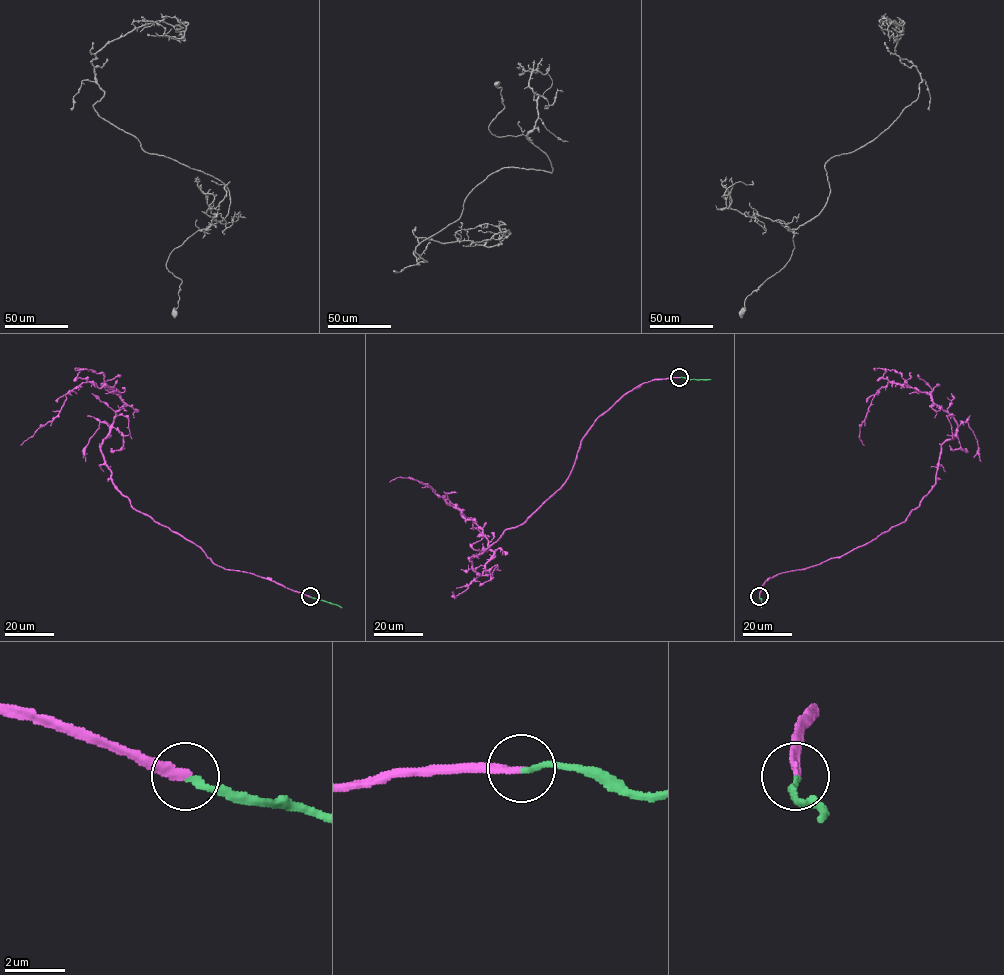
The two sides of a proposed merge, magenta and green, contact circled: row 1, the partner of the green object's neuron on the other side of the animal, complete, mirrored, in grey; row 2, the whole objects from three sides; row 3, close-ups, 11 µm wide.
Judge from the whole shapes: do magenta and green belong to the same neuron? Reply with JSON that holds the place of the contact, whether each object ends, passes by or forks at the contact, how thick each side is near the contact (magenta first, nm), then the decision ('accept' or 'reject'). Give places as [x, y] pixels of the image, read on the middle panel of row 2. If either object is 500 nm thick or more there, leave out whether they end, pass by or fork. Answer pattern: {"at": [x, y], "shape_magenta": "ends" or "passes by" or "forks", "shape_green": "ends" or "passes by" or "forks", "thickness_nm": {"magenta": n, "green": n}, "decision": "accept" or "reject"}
{"at": [679, 377], "shape_magenta": "ends", "shape_green": "ends", "thickness_nm": {"magenta": 240, "green": 180}, "decision": "accept"}

